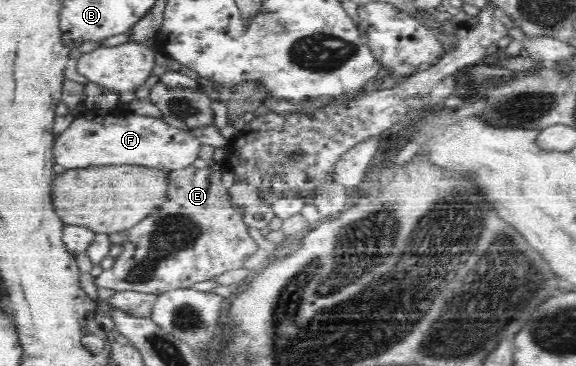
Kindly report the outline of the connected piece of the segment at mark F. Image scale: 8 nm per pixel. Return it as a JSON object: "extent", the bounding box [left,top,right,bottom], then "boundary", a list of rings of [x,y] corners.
{"extent":[53,110,200,170],"boundary":[[[125,110],[122,113],[112,113],[104,117],[96,117],[92,121],[88,119],[75,119],[57,136],[53,147],[53,160],[56,165],[62,165],[66,170],[77,170],[90,166],[109,166],[116,164],[138,164],[148,167],[166,168],[166,170],[179,170],[191,165],[199,156],[200,142],[189,130],[182,130],[171,125],[166,125],[164,120],[156,117],[142,117],[142,115],[130,115]]]}

